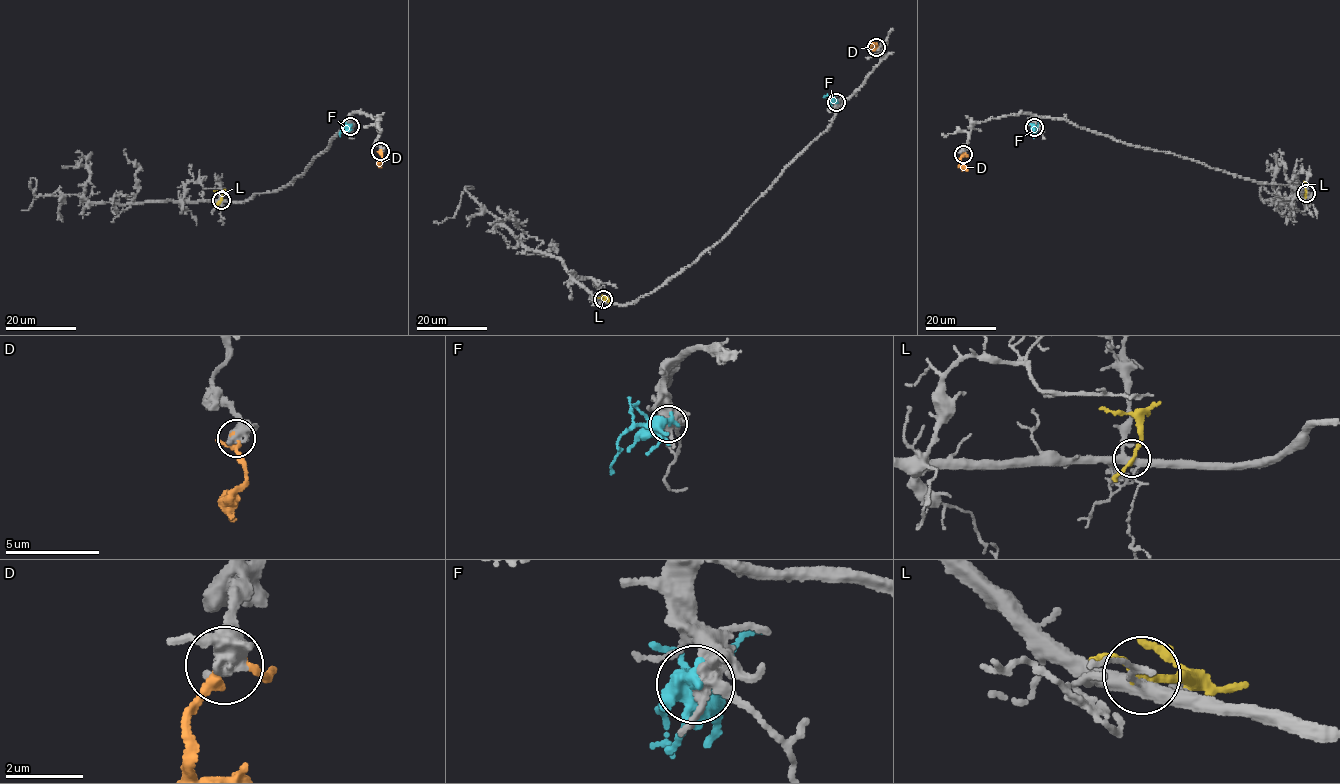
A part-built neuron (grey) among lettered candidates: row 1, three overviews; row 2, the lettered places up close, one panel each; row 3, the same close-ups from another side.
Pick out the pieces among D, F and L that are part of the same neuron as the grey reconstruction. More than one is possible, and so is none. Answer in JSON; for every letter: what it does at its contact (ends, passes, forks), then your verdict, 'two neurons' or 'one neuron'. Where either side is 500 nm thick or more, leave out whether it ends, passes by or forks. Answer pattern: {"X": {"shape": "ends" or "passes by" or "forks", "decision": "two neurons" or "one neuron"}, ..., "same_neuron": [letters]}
{"D": {"shape": "passes by", "decision": "one neuron"}, "F": {"shape": "passes by", "decision": "two neurons"}, "L": {"shape": "passes by", "decision": "two neurons"}, "same_neuron": ["D"]}

